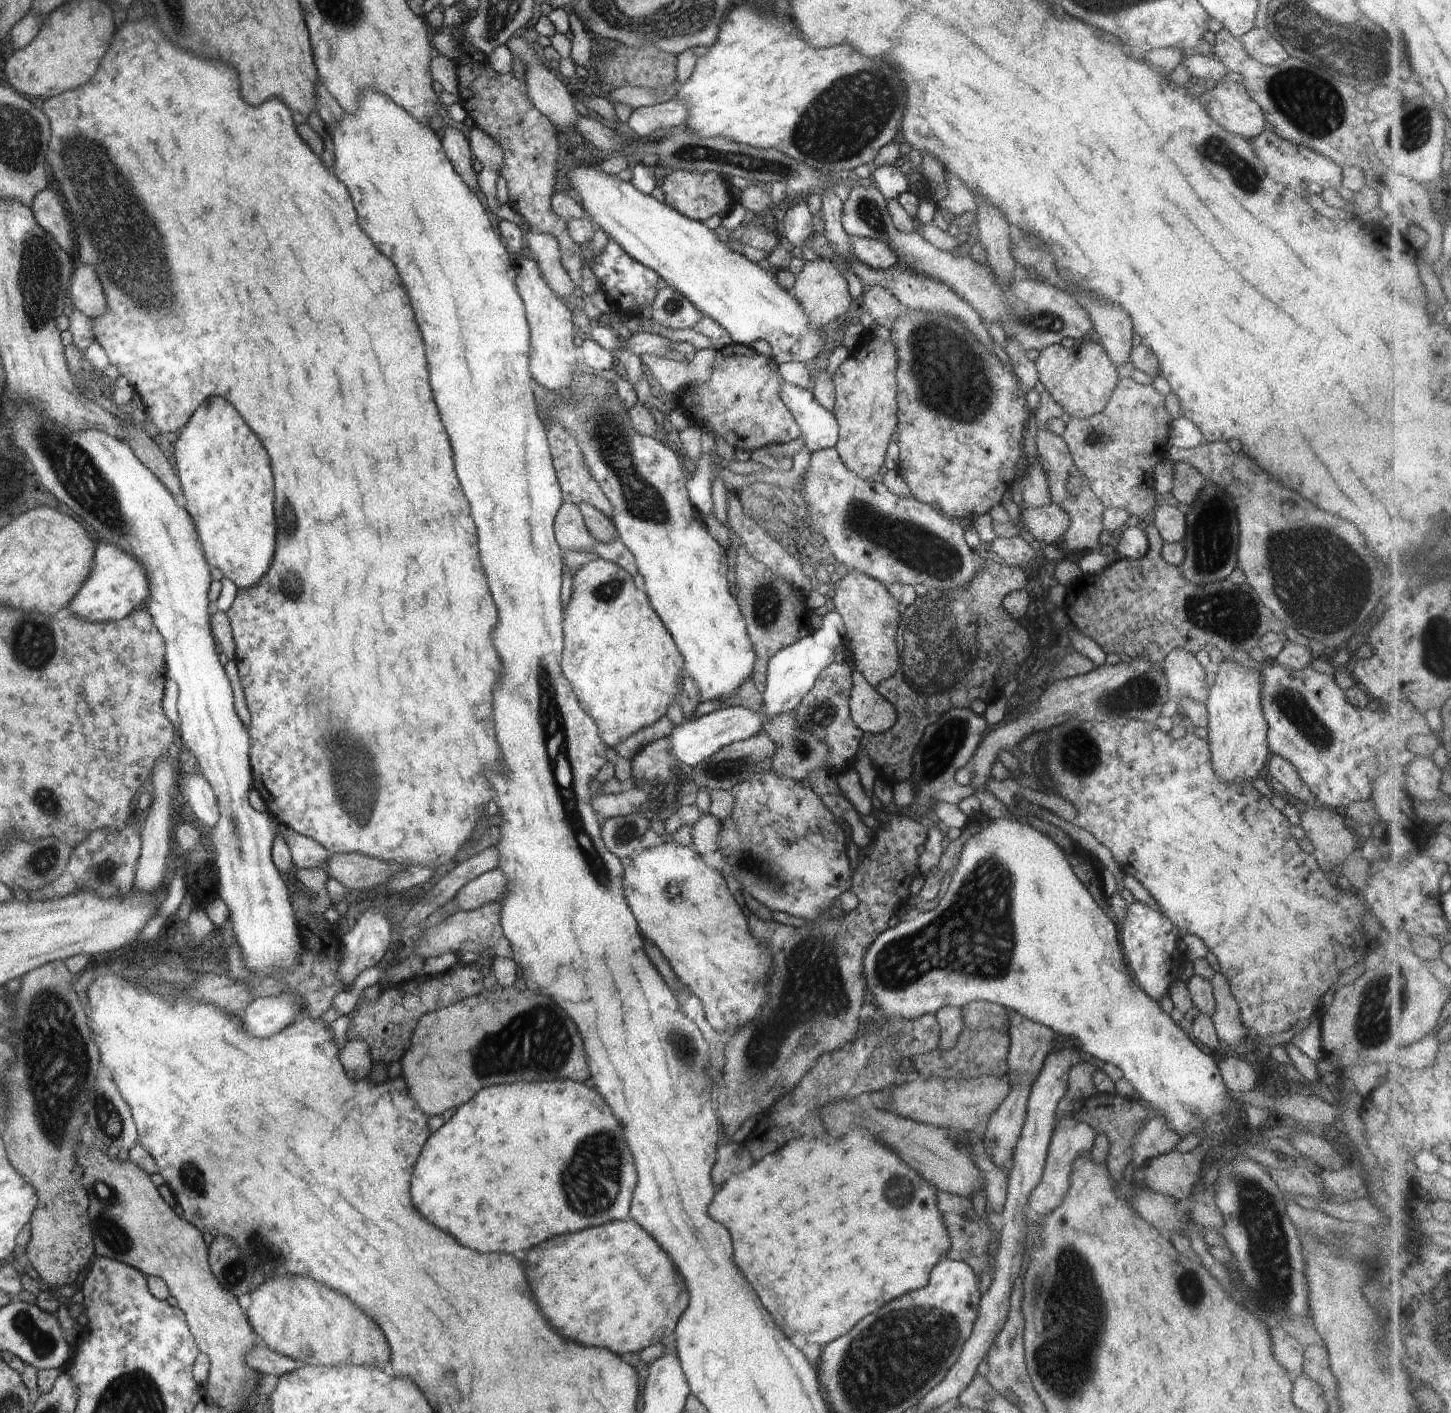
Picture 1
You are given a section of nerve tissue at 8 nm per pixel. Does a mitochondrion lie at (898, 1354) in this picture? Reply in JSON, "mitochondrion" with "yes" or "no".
{"mitochondrion":"yes"}

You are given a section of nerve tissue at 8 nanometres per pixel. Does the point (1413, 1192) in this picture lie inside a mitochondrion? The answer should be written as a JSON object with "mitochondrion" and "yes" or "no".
{"mitochondrion":"no"}

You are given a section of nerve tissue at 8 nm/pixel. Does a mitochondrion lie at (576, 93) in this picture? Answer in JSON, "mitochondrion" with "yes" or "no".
{"mitochondrion":"no"}

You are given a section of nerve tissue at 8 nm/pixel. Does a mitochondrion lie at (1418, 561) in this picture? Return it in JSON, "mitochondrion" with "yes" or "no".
{"mitochondrion":"no"}

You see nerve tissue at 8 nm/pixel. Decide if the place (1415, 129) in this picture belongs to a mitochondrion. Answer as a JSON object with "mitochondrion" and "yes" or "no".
{"mitochondrion":"yes"}

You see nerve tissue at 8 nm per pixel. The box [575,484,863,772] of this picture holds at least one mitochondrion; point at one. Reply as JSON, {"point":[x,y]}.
{"point":[768,606]}

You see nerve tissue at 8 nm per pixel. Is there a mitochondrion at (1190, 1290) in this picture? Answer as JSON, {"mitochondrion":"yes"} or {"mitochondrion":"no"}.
{"mitochondrion":"yes"}

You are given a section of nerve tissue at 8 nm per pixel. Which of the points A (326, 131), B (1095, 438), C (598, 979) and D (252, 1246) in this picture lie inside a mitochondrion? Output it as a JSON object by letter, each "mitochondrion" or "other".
{"A":"other","B":"mitochondrion","C":"other","D":"mitochondrion"}

